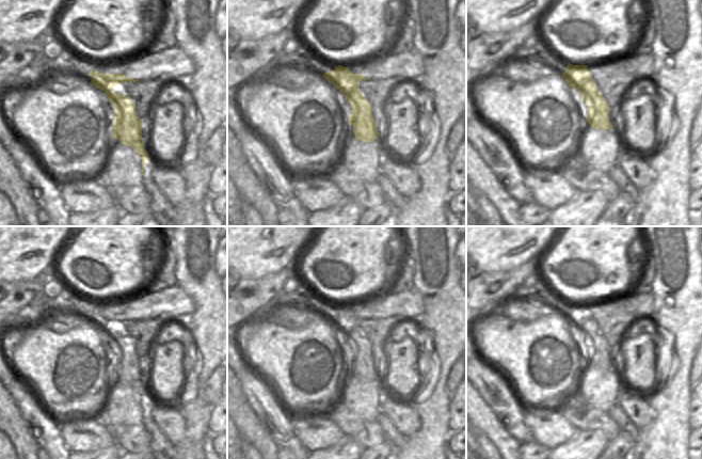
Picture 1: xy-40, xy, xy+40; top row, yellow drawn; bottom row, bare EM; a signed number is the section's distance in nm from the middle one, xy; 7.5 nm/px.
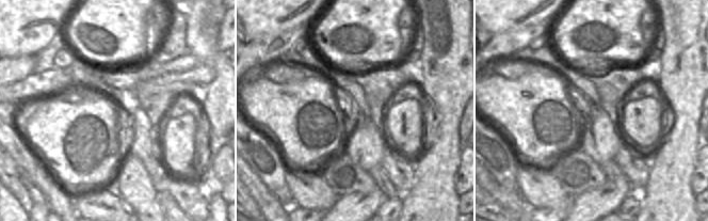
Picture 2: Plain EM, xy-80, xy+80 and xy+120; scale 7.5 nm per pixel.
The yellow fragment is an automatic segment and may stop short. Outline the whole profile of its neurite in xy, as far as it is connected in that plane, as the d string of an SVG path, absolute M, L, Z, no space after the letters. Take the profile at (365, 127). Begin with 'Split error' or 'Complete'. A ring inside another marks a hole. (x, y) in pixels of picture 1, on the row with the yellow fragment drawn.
Complete. M338 65L332 72L322 76L339 92L344 93L351 105L349 125L353 126L356 140L373 142L379 138L377 122L372 116L372 107L368 99L360 92L361 80L371 80L361 74L352 74L349 67Z

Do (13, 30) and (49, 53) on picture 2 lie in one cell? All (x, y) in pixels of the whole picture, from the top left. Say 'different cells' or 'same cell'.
different cells

